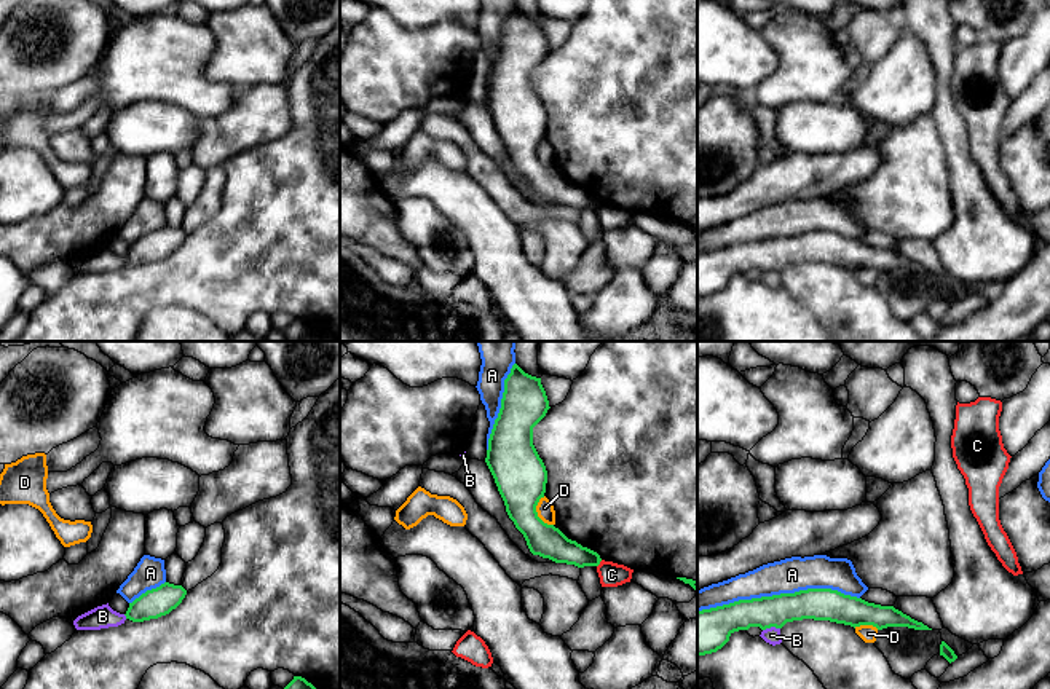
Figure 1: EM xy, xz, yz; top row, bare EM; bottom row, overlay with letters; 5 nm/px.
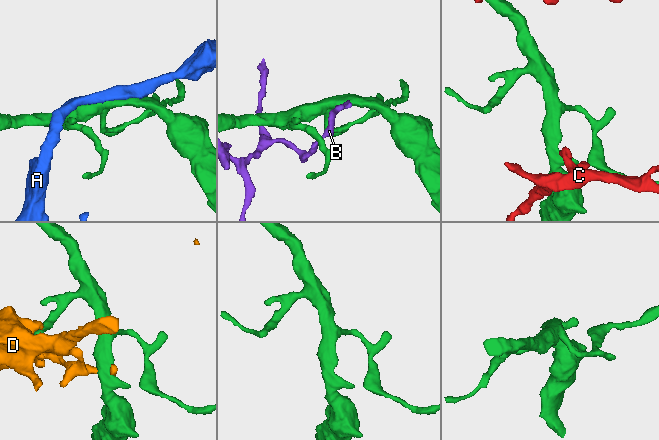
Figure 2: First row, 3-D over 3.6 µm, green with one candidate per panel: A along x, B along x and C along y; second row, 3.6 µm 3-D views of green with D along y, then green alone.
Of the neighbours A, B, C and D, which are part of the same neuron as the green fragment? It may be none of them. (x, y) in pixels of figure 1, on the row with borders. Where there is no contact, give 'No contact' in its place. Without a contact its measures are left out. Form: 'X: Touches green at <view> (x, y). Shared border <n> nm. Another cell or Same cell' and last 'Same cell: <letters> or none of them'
A: Touches green at yz (777, 595). Shared border 800 nm. Another cell
B: Touches green at yz (771, 626). Shared border 90 nm. Another cell
C: Touches green at xz (599, 563). Shared border 50 nm. Another cell
D: Touches green at xz (536, 514). Shared border 160 nm. Another cell
Same cell: none of them

